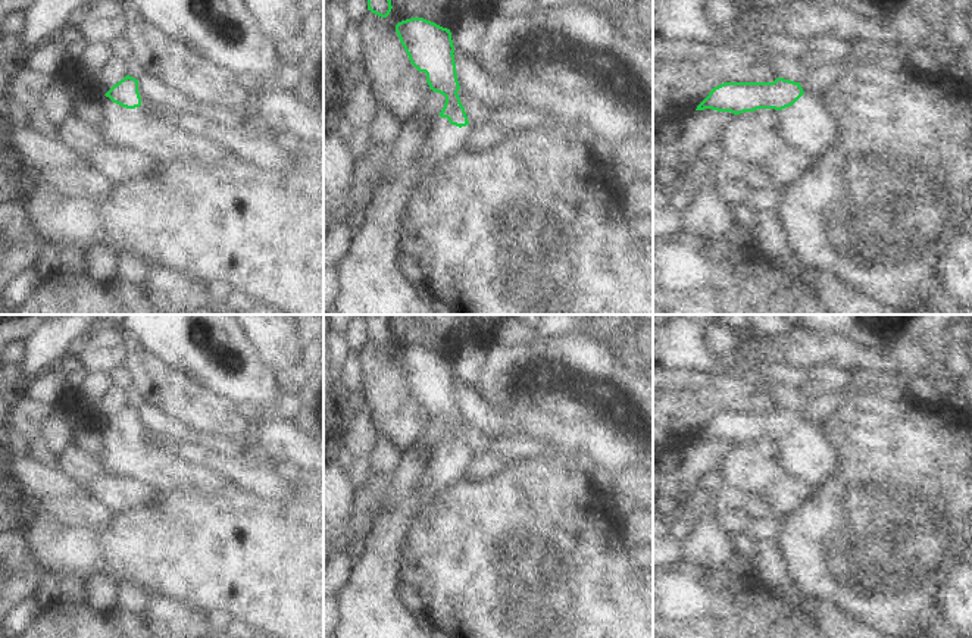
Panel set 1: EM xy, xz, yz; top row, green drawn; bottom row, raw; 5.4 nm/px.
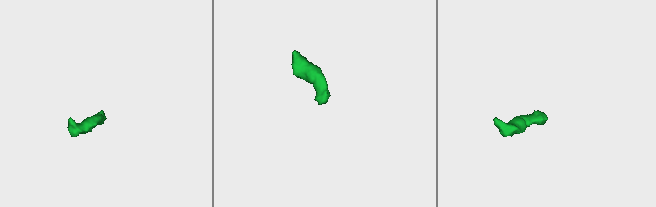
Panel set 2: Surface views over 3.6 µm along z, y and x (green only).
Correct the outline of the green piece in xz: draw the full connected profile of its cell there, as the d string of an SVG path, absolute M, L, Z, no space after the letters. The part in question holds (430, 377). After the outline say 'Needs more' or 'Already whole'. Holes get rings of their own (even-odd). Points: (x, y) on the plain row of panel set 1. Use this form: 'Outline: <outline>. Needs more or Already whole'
Outline: M412 347L396 354L396 362L410 393L426 403L429 417L446 426L438 447L431 453L422 476L412 487L410 494L400 498L381 516L374 519L365 540L363 551L353 559L350 575L335 594L338 620L335 638L432 638L418 625L418 617L400 603L396 587L400 581L400 559L406 537L421 510L444 488L456 485L471 463L465 437L457 420L460 419L451 362L424 347Z. Needs more

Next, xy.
Outline: M126 404L100 426L103 447L100 466L147 484L156 490L196 490L200 494L221 488L222 479L210 470L184 462L171 453L149 447L141 438L138 409Z. Needs more

